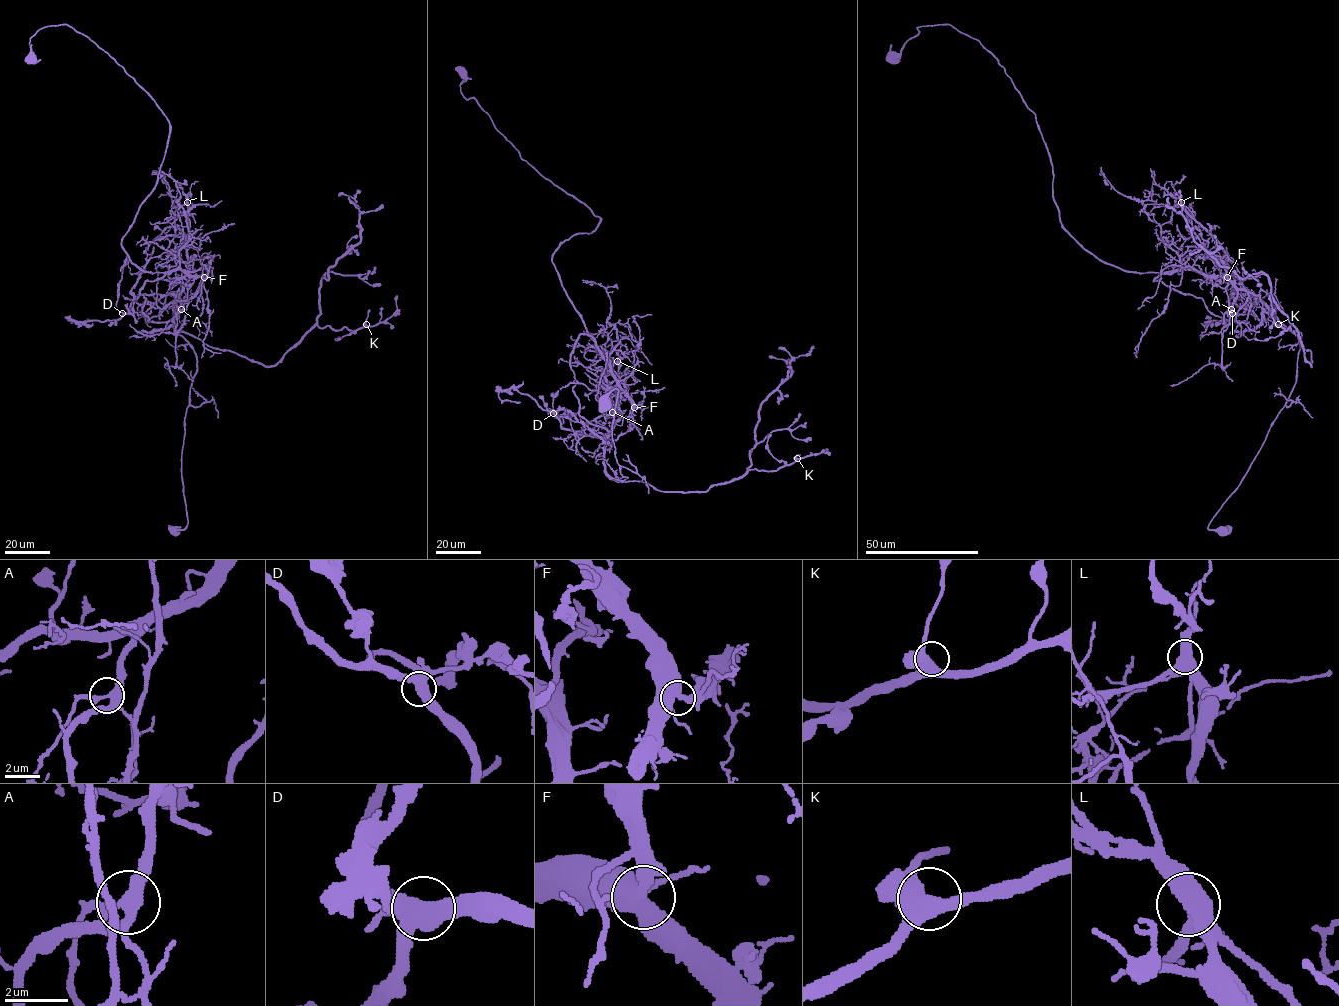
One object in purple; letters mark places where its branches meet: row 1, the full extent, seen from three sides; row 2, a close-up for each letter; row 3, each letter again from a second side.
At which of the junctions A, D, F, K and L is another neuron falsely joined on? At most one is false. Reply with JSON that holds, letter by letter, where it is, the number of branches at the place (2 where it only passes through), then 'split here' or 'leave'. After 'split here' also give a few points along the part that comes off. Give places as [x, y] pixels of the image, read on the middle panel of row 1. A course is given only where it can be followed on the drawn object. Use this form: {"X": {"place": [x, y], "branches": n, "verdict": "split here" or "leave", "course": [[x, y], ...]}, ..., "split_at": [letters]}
{"A": {"place": [612, 412], "branches": 4, "verdict": "leave"}, "D": {"place": [553, 413], "branches": 4, "verdict": "leave"}, "F": {"place": [634, 407], "branches": 3, "verdict": "leave"}, "K": {"place": [797, 458], "branches": 4, "verdict": "leave"}, "L": {"place": [617, 361], "branches": 4, "verdict": "split here", "course": [[617, 361], [604, 471], [705, 492], [751, 464], [761, 404], [790, 374], [769, 356]]}, "split_at": ["L"]}

